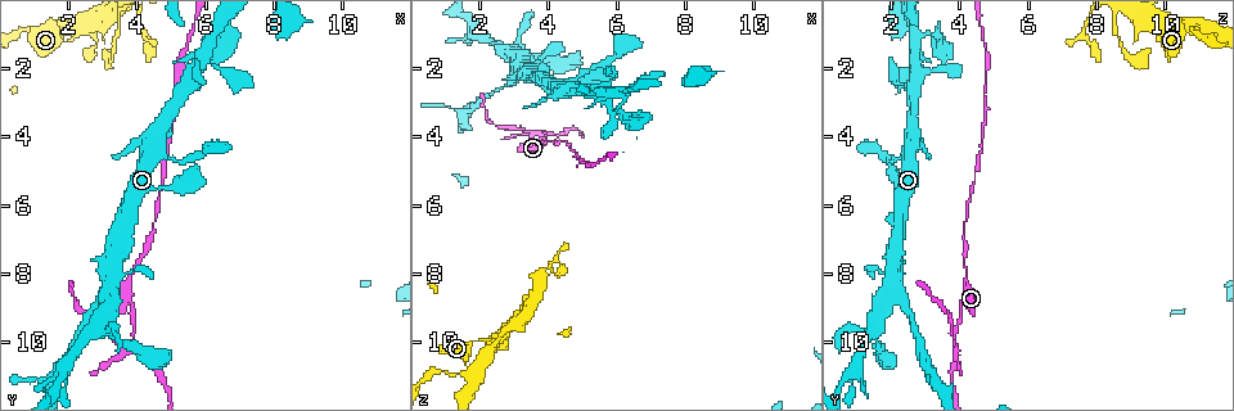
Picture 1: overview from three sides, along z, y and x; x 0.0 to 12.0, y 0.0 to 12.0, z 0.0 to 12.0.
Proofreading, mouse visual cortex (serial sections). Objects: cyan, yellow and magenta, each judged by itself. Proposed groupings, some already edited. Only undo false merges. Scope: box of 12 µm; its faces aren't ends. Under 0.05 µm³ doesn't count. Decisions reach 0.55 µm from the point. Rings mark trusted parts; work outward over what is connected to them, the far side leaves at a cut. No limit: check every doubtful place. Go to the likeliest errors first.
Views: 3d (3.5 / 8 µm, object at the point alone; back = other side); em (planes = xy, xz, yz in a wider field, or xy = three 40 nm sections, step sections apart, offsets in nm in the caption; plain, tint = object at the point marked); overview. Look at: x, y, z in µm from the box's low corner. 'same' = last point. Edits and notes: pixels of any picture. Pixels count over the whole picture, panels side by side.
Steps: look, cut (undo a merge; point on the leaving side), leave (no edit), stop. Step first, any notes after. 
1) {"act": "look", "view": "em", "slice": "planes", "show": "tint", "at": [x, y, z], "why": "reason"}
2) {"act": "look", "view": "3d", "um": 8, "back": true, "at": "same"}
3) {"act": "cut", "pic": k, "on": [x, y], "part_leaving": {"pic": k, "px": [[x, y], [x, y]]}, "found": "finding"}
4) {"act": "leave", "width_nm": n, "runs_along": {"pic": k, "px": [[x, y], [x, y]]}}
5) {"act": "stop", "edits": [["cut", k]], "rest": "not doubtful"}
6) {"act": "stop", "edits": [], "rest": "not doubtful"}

{"act": "look", "view": "3d", "um": 3.5, "at": [3.8, 10.0, 3.8], "why": "branch point"}

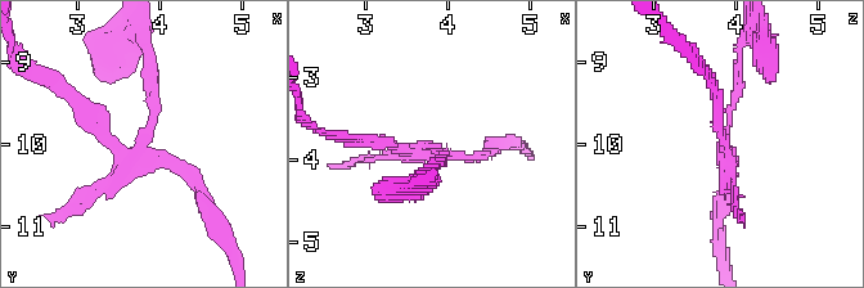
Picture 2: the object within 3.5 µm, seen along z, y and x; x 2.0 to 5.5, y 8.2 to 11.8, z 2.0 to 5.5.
{"act": "look", "view": "em", "slice": "xy", "step": 1, "show": "tint", "at": [3.75, 10.05, 3.85]}

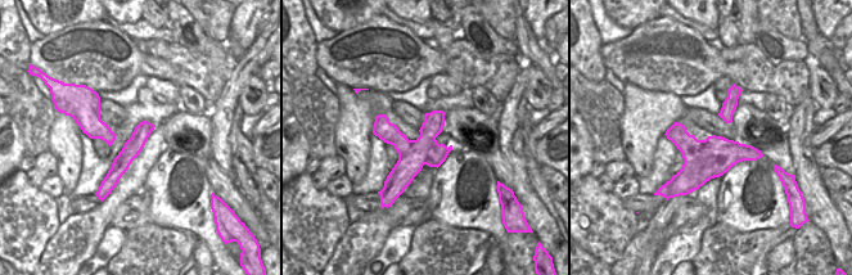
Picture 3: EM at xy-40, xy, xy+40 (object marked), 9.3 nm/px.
{"act": "cut", "pic": 2, "on": [89, 194], "part_leaving": {"pic": 2, "px": [[125, 156], [58, 85], [39, 77]]}, "found": "a second cell is stuck on"}

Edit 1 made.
{"act": "look", "view": "3d", "um": 3.5, "at": [3.1, 8.6, 2.3], "why": "abrupt turn"}

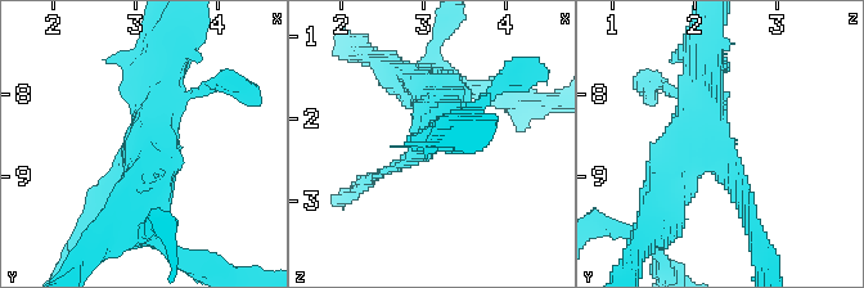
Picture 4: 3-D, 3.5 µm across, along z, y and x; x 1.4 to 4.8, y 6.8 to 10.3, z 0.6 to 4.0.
{"act": "look", "view": "em", "slice": "planes", "show": "tint", "at": [3.05, 8.65, 2.20]}

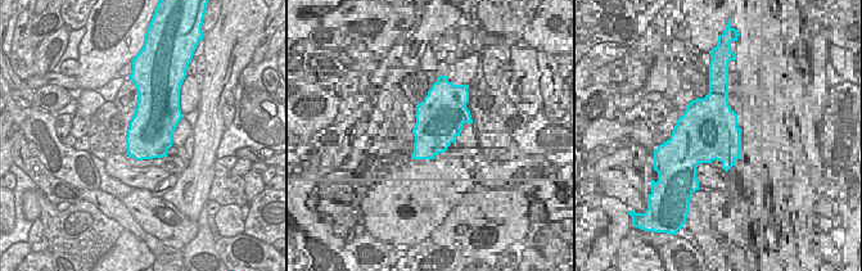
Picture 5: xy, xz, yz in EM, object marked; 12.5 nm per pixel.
{"act": "leave", "runs_along": {"pic": 4, "px": [[703, 50], [706, 113], [664, 205]]}, "found": "all the same cell"}

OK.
{"act": "look", "view": "3d", "um": 3.5, "at": [2.3, 0.8, 10.1], "why": "sudden change in width"}

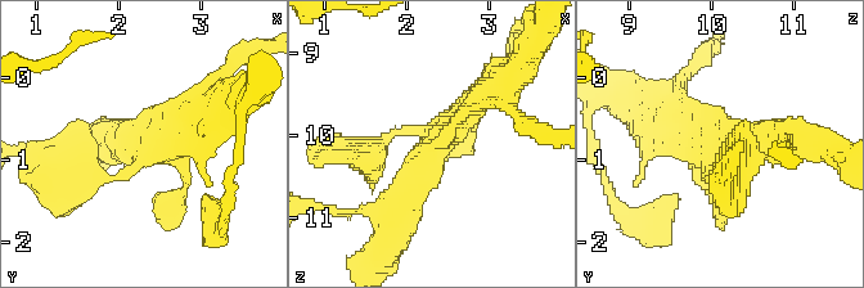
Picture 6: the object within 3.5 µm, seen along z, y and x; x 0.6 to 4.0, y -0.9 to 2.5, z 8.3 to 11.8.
{"act": "look", "view": "em", "slice": "xy", "step": 2, "show": "tint", "at": [2.30, 0.85, 10.15]}

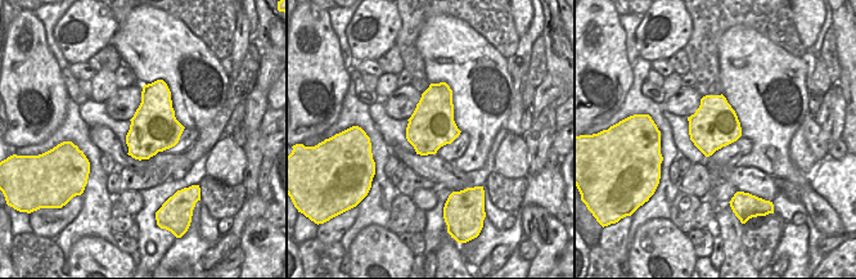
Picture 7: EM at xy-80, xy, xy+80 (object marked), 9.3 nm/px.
{"act": "leave", "arms": 3, "runs_along": {"pic": 6, "px": [[727, 179], [792, 139]]}, "found": "continuous, no second cell"}

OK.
{"act": "stop", "edits": [["cut", 2]], "rest": "not doubtful"}

